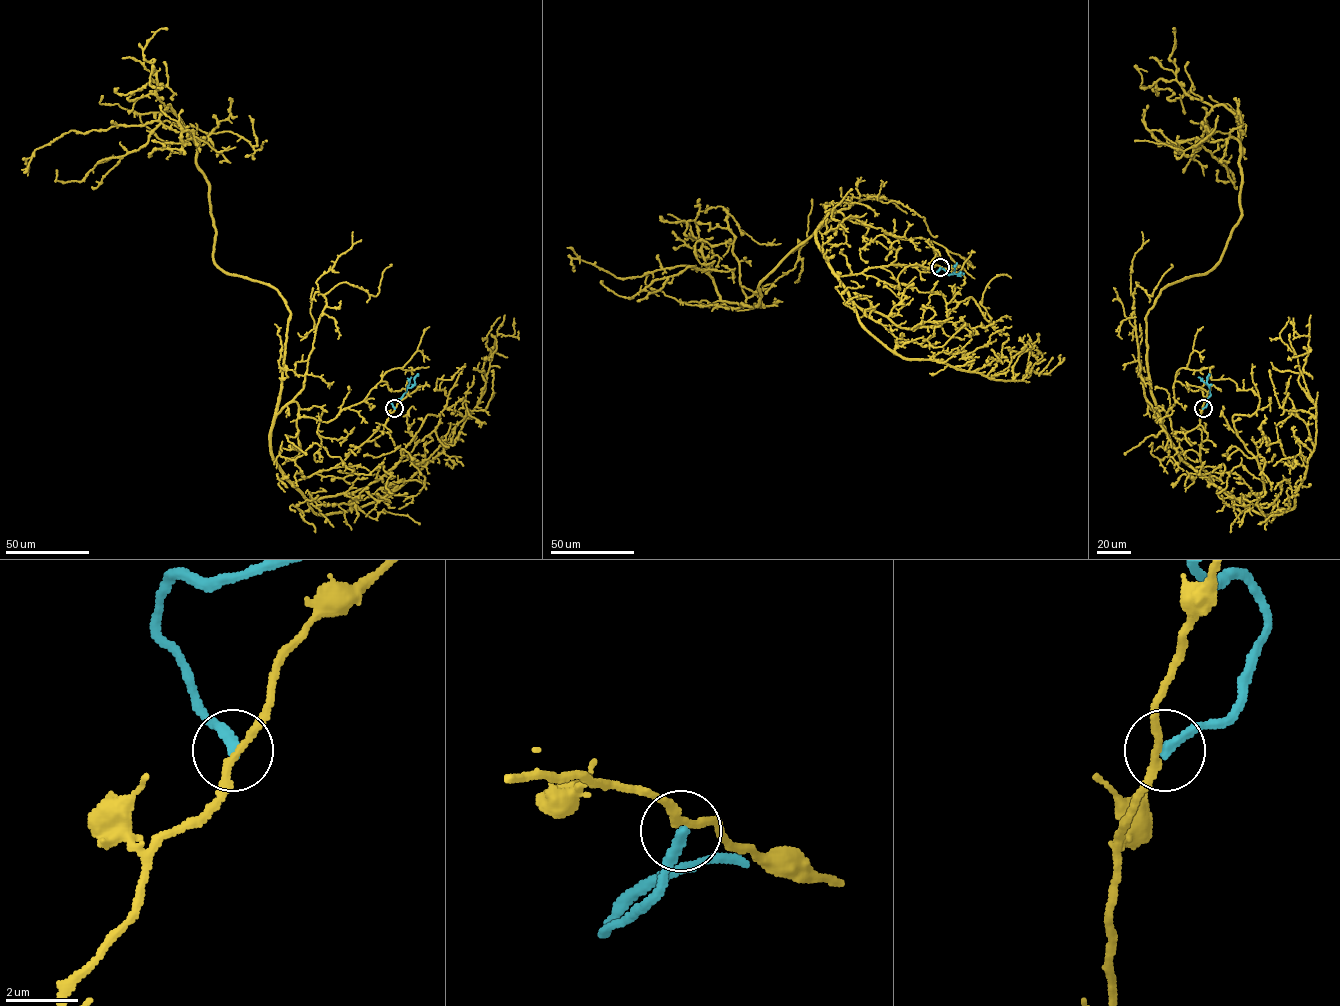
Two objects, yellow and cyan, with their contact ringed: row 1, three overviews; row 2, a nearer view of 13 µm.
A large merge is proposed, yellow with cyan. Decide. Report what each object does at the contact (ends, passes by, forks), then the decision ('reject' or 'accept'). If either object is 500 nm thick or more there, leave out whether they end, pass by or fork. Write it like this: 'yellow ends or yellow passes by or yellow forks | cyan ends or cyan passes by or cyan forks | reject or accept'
yellow passes by | cyan ends | reject

